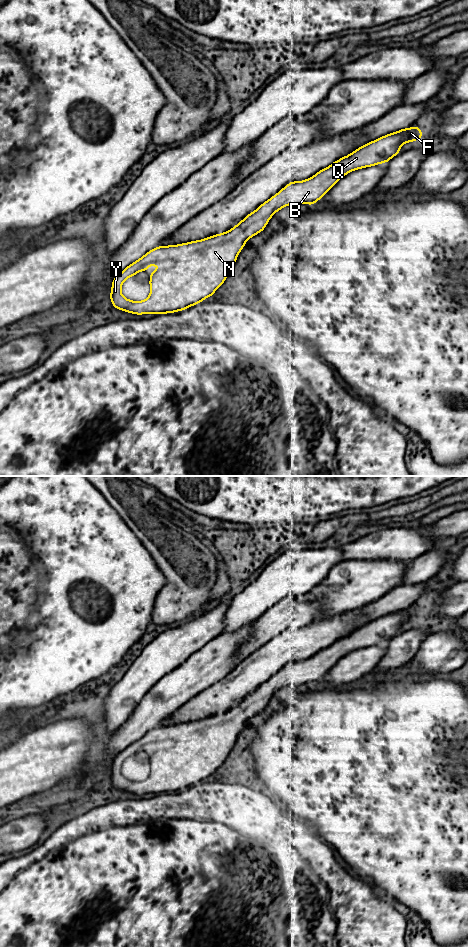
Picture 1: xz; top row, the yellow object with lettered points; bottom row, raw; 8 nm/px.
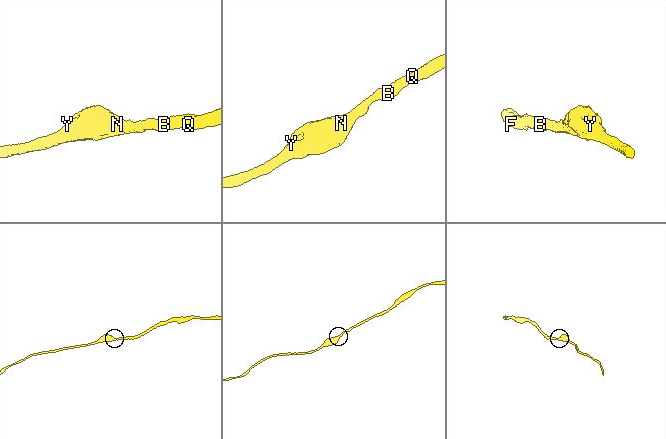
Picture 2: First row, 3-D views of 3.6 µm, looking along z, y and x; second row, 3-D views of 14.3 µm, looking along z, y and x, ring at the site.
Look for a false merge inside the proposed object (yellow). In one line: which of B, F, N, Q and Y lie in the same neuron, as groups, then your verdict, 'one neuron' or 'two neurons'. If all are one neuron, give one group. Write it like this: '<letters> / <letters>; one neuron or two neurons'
B F N Q Y; one neuron

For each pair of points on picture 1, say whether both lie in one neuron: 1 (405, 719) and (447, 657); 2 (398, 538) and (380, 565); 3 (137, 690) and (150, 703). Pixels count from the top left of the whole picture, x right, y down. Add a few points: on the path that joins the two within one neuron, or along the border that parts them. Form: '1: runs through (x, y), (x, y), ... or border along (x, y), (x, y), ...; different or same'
1: border along (412, 671), (417, 674), (439, 675); different
2: border along (360, 559), (407, 561); different
3: border along (159, 678), (144, 695), (131, 716); different

